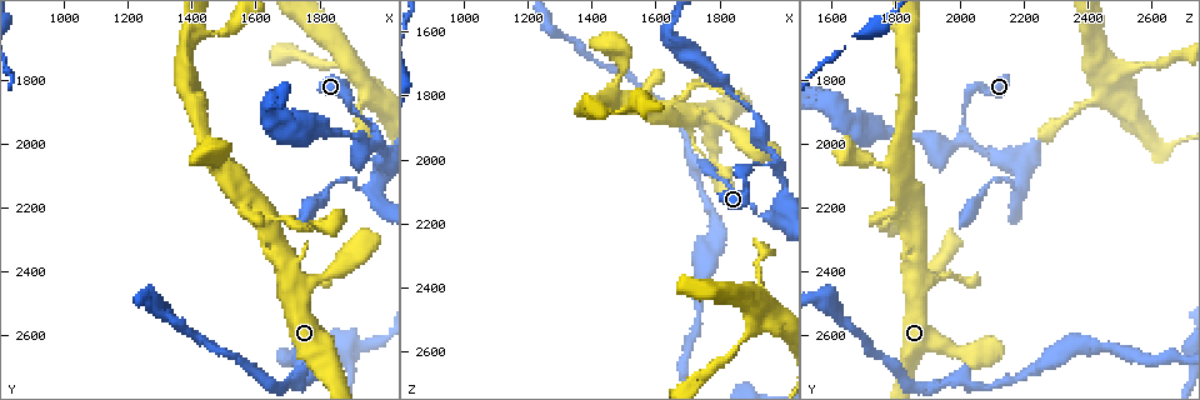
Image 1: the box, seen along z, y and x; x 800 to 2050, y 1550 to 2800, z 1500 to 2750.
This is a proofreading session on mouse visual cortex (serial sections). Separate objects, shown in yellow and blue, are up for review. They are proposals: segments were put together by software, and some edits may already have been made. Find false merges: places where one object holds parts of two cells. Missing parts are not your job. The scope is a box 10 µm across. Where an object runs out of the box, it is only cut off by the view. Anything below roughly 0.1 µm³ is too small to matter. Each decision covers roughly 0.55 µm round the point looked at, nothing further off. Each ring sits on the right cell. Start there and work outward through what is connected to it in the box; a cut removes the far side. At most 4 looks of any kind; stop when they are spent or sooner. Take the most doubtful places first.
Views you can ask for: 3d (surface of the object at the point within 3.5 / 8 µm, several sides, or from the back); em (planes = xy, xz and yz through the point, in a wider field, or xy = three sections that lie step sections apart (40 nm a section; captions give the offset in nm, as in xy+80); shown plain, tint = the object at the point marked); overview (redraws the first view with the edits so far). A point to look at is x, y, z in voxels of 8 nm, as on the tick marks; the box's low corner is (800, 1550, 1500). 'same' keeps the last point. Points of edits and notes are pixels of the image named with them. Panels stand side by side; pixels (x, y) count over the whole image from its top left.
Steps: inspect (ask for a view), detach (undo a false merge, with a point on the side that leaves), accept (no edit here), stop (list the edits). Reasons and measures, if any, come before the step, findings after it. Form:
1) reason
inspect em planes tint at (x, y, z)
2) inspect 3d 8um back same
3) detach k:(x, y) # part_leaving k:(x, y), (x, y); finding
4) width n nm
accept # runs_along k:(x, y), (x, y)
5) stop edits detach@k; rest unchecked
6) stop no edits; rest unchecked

thin neck
inspect 3d 3.5um at (1940, 1920, 2020)

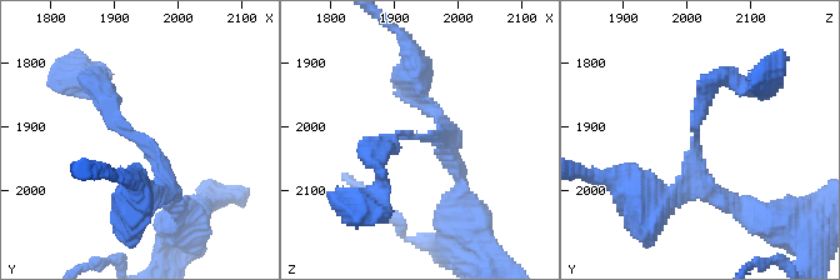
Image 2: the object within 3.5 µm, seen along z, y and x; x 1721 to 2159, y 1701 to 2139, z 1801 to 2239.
arms 3; arm_widths 200, 200, 250 nm
inspect em planes tint at (1940, 1925, 2010)

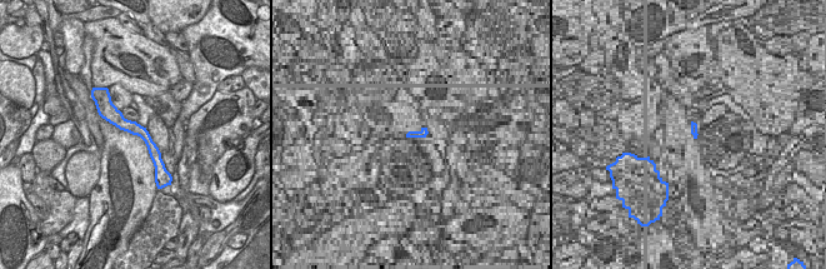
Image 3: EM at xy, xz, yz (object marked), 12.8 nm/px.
accept # runs_along 3:(108, 100), (124, 124), (148, 139), (156, 162); one cell here

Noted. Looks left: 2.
arms part here
inspect 3d 3.5um at (1970, 2130, 2190)

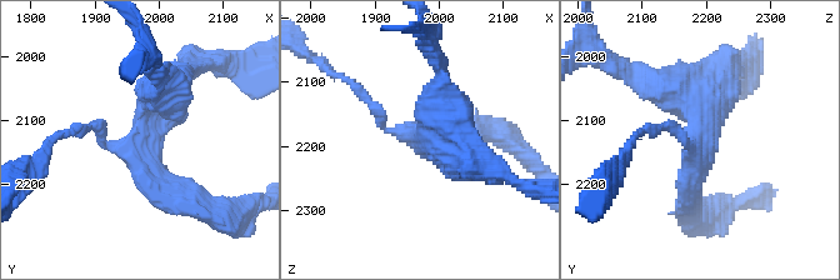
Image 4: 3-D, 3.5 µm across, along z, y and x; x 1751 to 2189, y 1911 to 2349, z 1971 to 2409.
now the EM
inspect em xy step 2 tint at (1975, 2135, 2195)

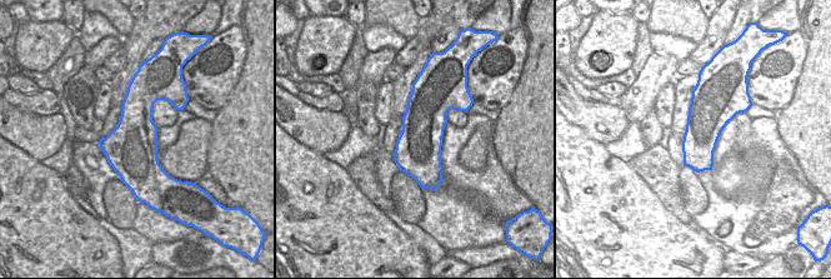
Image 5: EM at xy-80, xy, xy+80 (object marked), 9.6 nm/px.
accept # runs_along 4:(160, 89), (138, 146), (106, 146), (88, 128); continuous, no second cell

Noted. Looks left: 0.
stop no edits; rest unchecked

